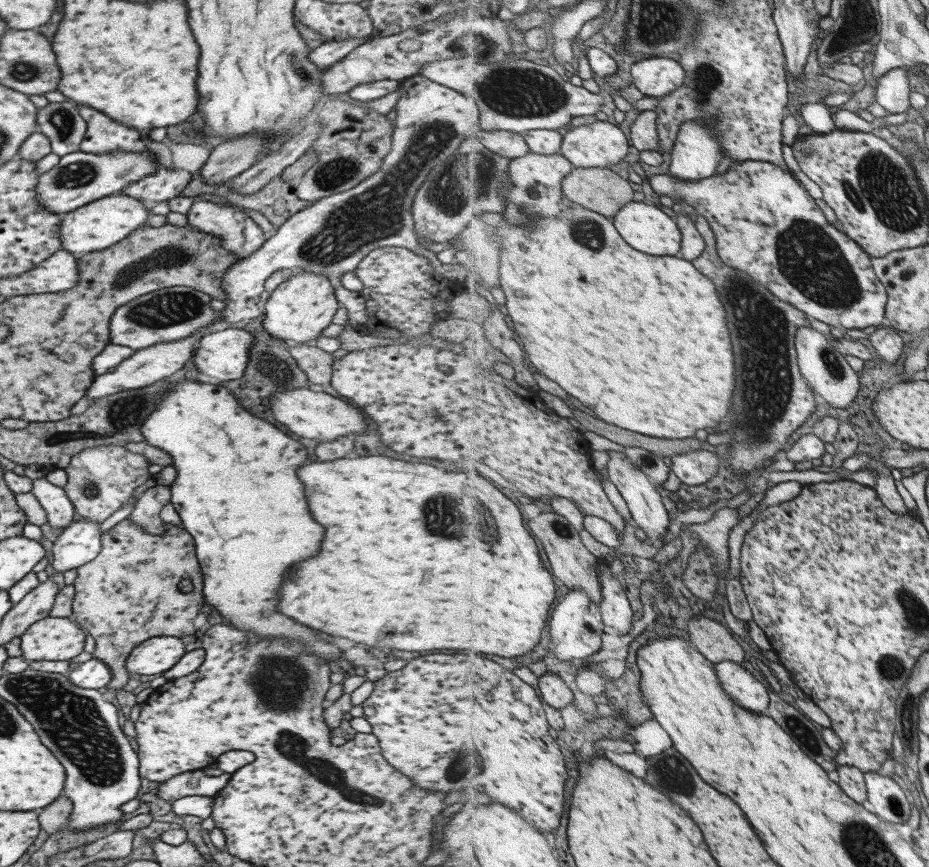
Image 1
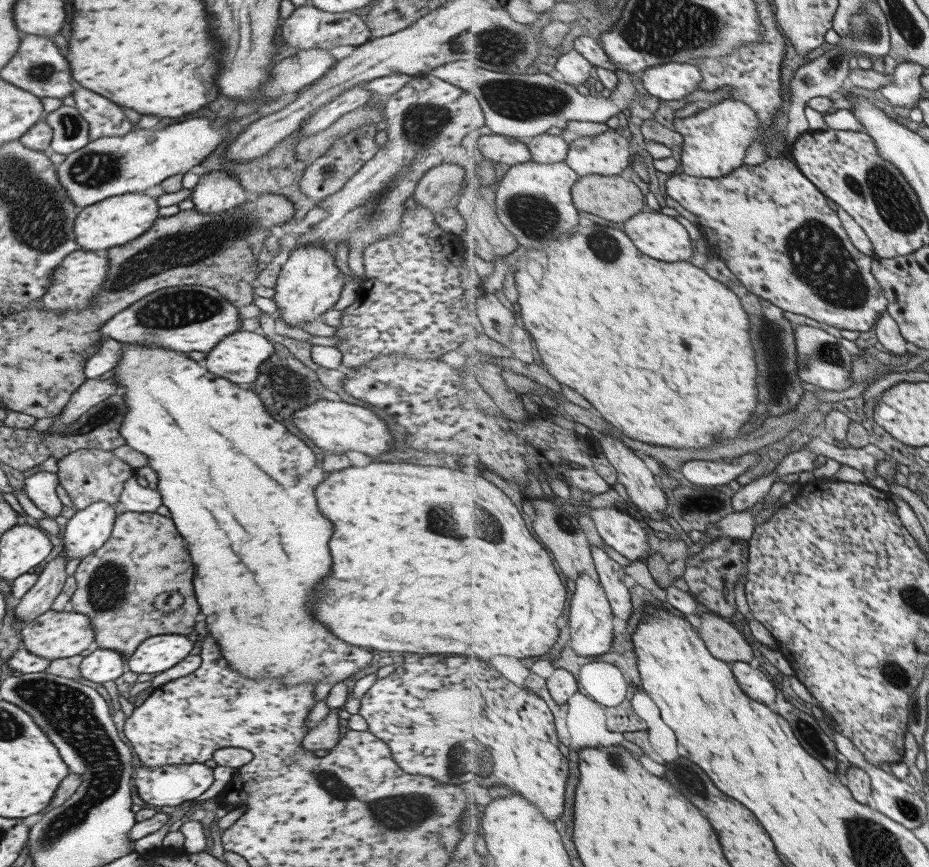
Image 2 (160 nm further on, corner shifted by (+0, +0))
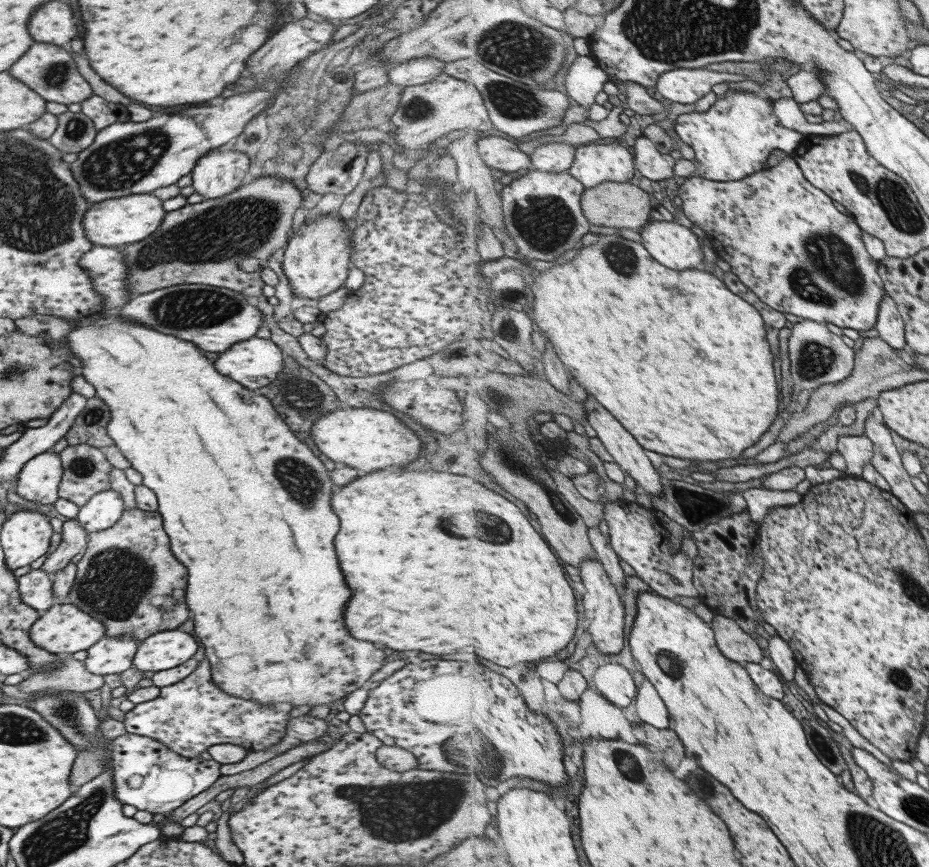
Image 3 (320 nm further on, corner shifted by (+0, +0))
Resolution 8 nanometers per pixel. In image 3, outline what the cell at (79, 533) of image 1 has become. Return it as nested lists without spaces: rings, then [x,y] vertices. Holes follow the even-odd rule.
[[[109,489],[97,492],[79,507],[75,519],[89,534],[110,527],[124,510],[121,495]]]

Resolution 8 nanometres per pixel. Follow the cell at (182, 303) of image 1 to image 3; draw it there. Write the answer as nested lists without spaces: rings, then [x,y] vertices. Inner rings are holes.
[[[171,285],[167,288],[153,290],[146,294],[134,296],[117,310],[117,314],[126,321],[133,321],[139,325],[151,327],[153,330],[158,330],[163,334],[192,342],[199,350],[207,352],[225,352],[232,344],[247,340],[254,336],[259,330],[259,326],[263,323],[263,314],[258,308],[249,304],[243,294],[209,285]]]

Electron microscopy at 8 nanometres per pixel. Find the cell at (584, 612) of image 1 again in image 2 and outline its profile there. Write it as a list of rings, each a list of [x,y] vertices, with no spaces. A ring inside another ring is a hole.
[[[583,573],[577,580],[576,591],[571,601],[571,614],[569,614],[569,632],[570,639],[568,641],[569,647],[575,651],[579,656],[599,656],[611,652],[613,645],[613,636],[615,636],[615,620],[616,614],[614,613],[613,607],[610,603],[610,598],[607,596],[604,586],[600,580],[594,579],[590,574]]]

